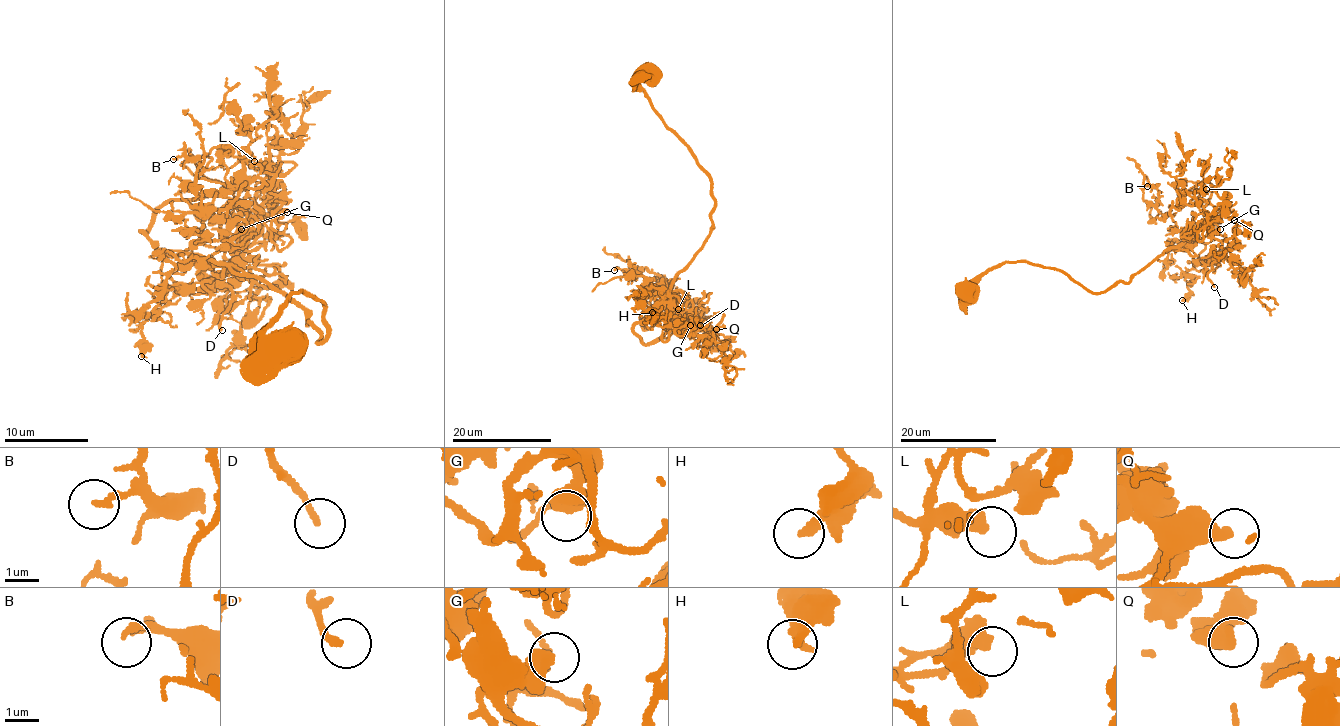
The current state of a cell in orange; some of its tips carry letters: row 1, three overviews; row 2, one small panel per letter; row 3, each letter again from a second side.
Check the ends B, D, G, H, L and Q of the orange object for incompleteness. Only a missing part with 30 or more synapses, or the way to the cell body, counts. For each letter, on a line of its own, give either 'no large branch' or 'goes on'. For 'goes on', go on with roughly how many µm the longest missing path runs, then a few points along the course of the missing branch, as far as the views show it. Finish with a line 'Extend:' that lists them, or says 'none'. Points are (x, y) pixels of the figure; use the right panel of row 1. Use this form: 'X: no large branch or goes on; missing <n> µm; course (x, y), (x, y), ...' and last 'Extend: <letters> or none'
B: no large branch
D: goes on; missing 25 µm; course (1214, 287), (1219, 293), (1215, 289), (1218, 283), (1228, 293), (1226, 316), (1214, 336), (1217, 345)
G: no large branch
H: no large branch
L: no large branch
Q: goes on; missing 20 µm; course (1234, 220), (1229, 214), (1237, 201), (1237, 193), (1248, 184), (1253, 183), (1270, 195)
Extend: D, Q

